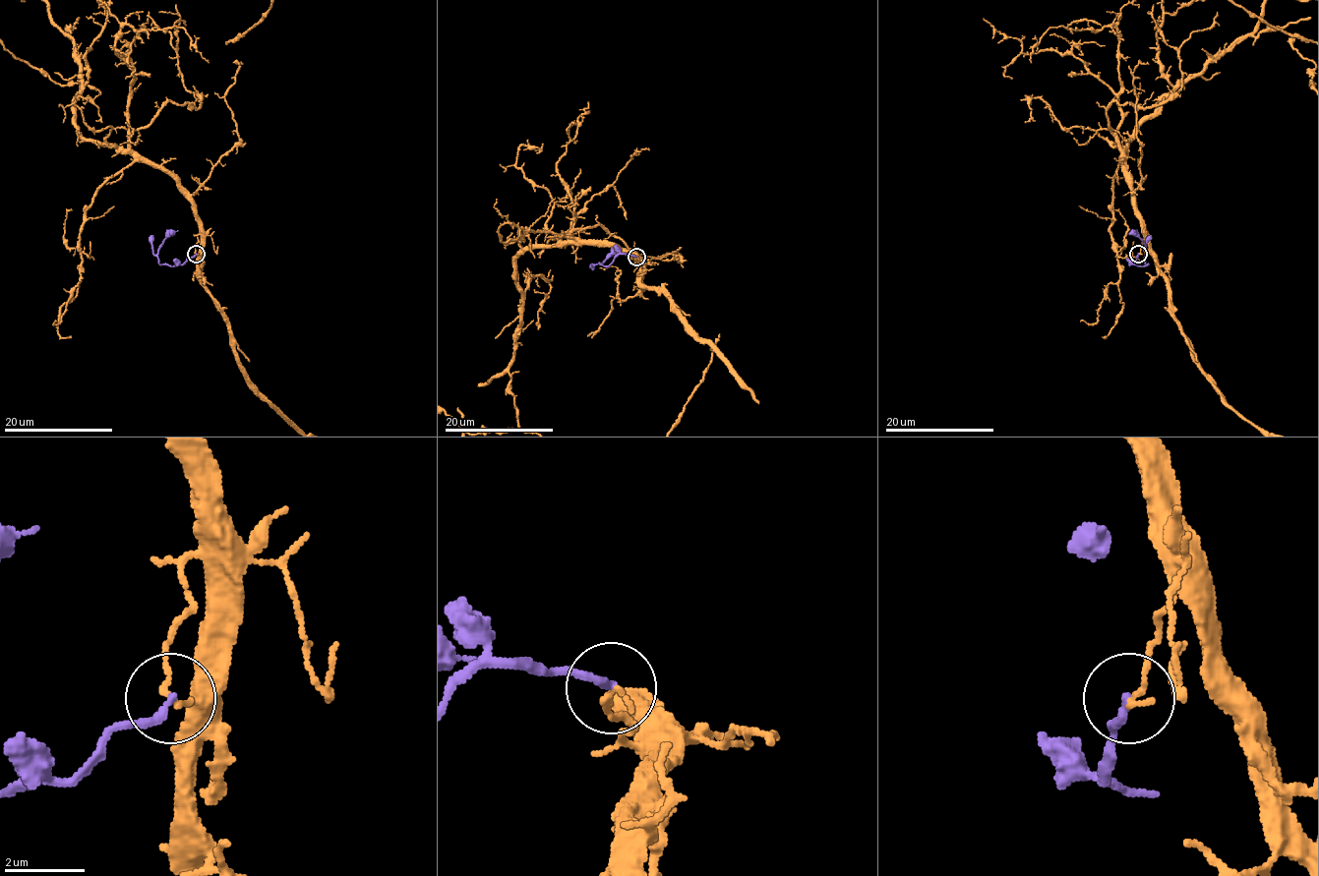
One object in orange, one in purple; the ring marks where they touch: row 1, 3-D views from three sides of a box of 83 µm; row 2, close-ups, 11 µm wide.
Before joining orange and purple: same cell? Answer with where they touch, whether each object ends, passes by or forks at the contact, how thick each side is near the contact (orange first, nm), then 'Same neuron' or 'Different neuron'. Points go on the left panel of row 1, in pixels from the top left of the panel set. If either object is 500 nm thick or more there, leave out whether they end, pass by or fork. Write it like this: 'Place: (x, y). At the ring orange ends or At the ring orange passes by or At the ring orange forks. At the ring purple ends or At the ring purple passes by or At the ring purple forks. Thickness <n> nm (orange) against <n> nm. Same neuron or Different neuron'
Place: (196, 254). At the ring orange ends. At the ring purple ends. Thickness 140 nm (orange) against 200 nm. Different neuron

